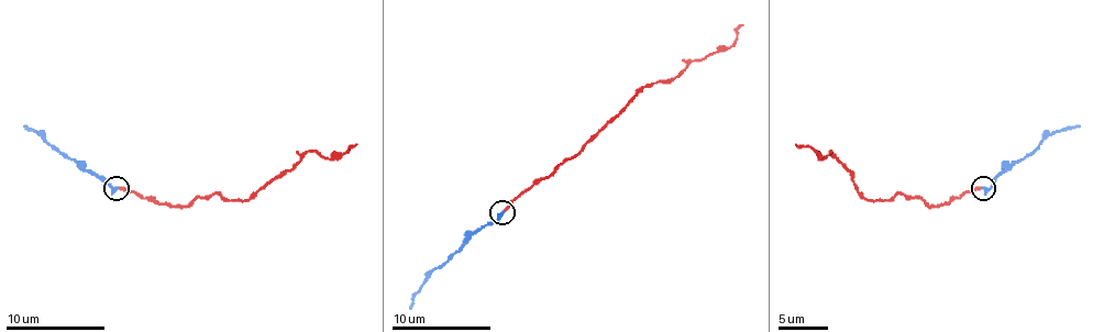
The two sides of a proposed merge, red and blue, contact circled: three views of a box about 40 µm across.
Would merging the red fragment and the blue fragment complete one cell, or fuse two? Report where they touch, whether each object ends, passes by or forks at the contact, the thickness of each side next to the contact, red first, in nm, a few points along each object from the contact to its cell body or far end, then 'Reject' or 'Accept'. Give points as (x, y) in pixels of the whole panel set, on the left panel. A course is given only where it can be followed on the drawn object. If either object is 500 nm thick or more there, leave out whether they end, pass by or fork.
Place: (117, 188). At the ring red ends. At the ring blue ends. Thickness 200 nm (red) against 320 nm. Course of red: (117, 188), (172, 205), (216, 192), (247, 200), (309, 151), (339, 158), (356, 143). Course of blue: (117, 188), (83, 170), (23, 125). Reject

